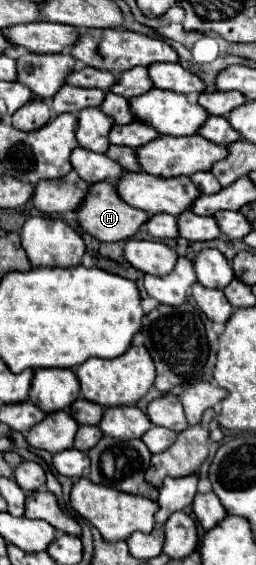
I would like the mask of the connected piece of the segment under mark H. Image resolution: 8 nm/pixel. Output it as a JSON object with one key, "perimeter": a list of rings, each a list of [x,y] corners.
{"perimeter":[[[97,182],[89,188],[89,194],[83,202],[83,206],[77,210],[79,224],[85,232],[89,232],[99,242],[115,242],[115,240],[127,240],[131,238],[151,216],[139,208],[129,206],[119,194],[115,184],[111,182]]]}

